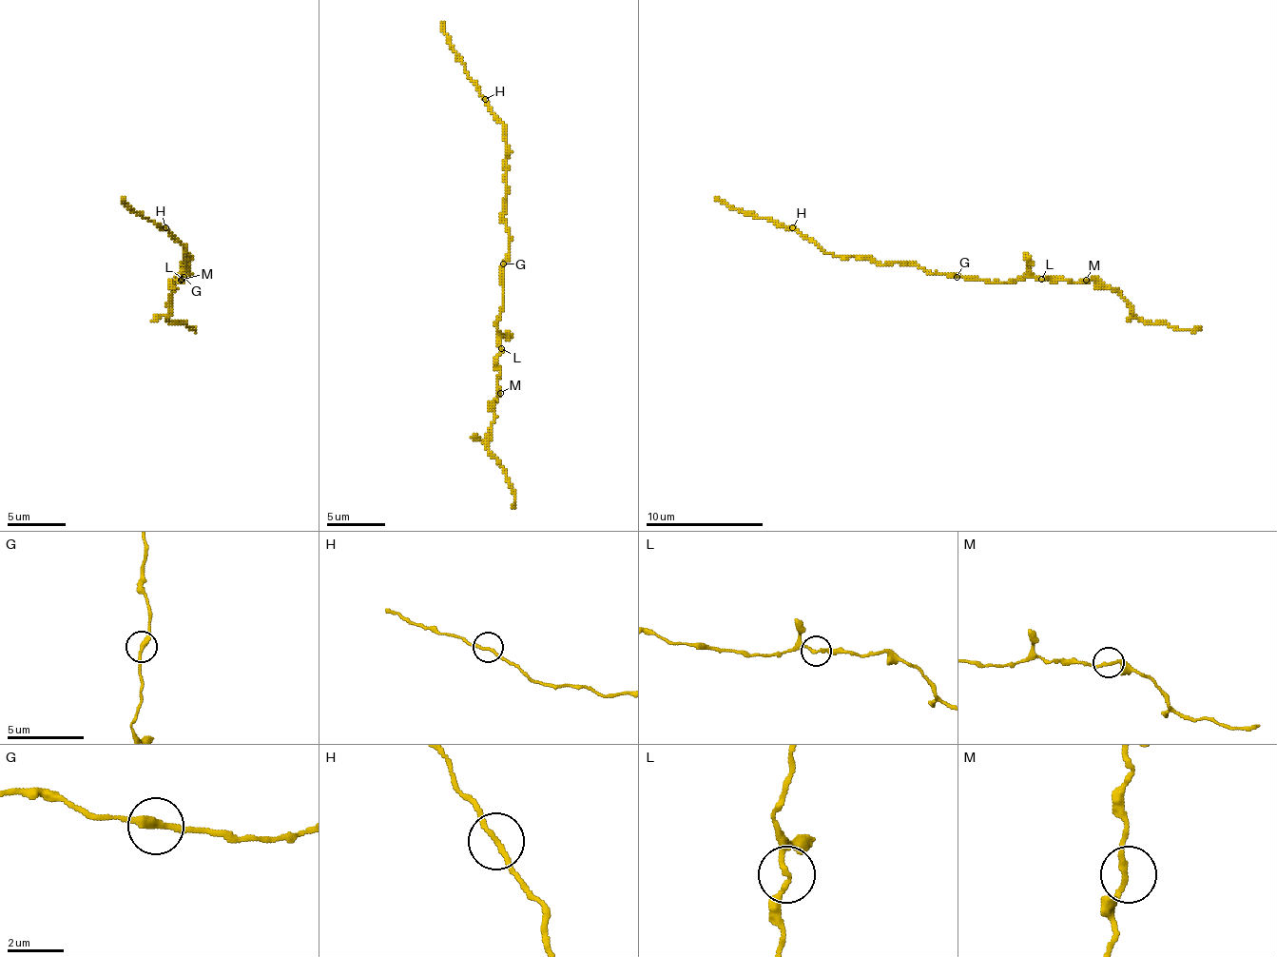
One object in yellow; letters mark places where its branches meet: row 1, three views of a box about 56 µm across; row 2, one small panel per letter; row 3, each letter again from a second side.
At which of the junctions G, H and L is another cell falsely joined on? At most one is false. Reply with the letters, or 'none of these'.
none of these

